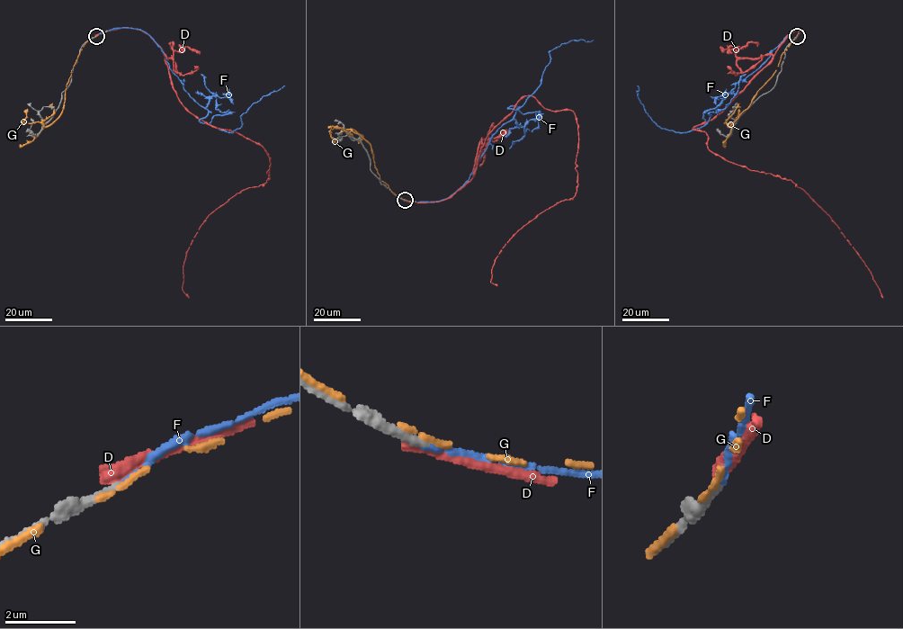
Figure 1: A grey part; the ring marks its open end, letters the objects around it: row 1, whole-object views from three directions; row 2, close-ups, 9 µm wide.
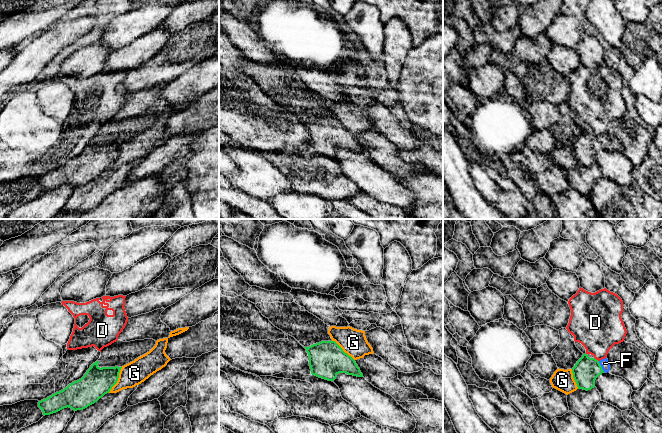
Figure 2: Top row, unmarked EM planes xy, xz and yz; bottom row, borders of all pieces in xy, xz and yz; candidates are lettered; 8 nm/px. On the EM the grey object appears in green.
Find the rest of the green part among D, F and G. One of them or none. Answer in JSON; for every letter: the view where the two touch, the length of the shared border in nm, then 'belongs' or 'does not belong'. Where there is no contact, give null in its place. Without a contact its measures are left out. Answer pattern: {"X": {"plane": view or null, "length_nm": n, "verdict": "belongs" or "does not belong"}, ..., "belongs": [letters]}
{"D": {"plane": "yz", "length_nm": 50, "verdict": "does not belong"}, "F": {"plane": "yz", "length_nm": 100, "verdict": "belongs"}, "G": {"plane": "xy", "length_nm": 240, "verdict": "does not belong"}, "belongs": ["F"]}

